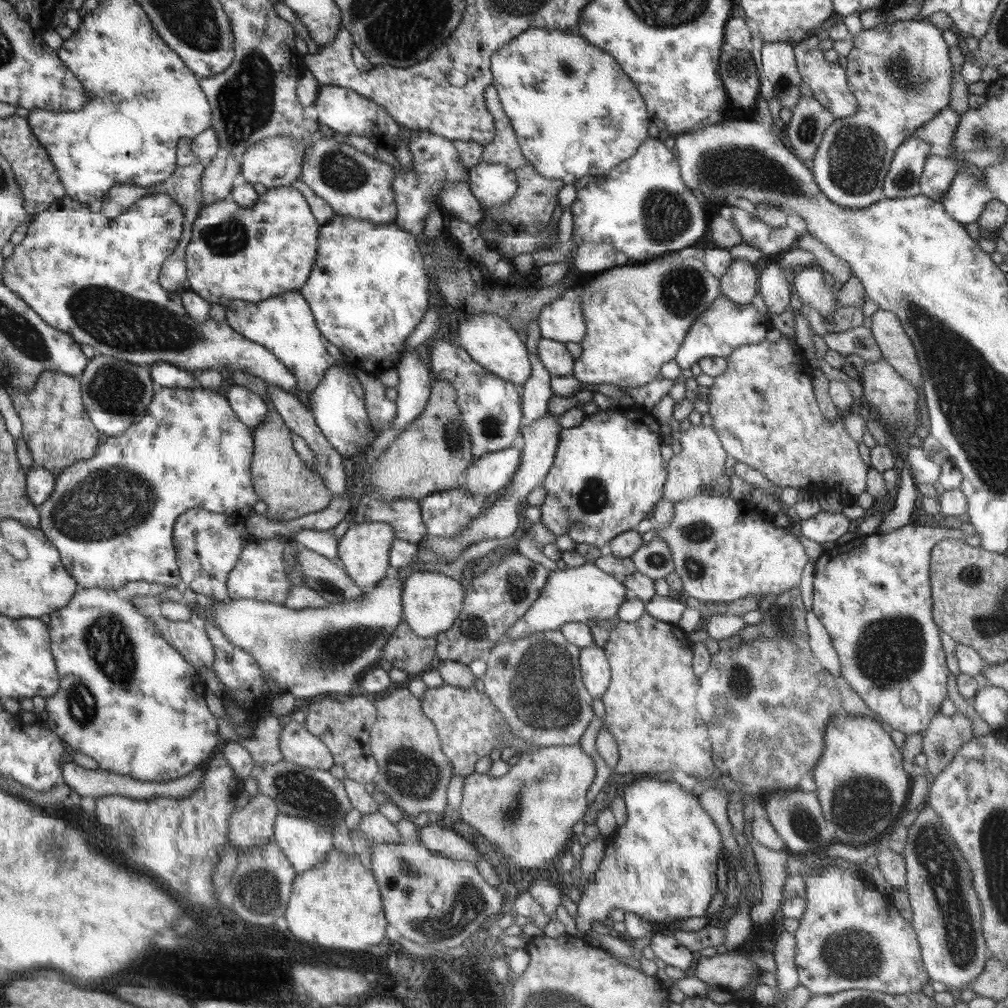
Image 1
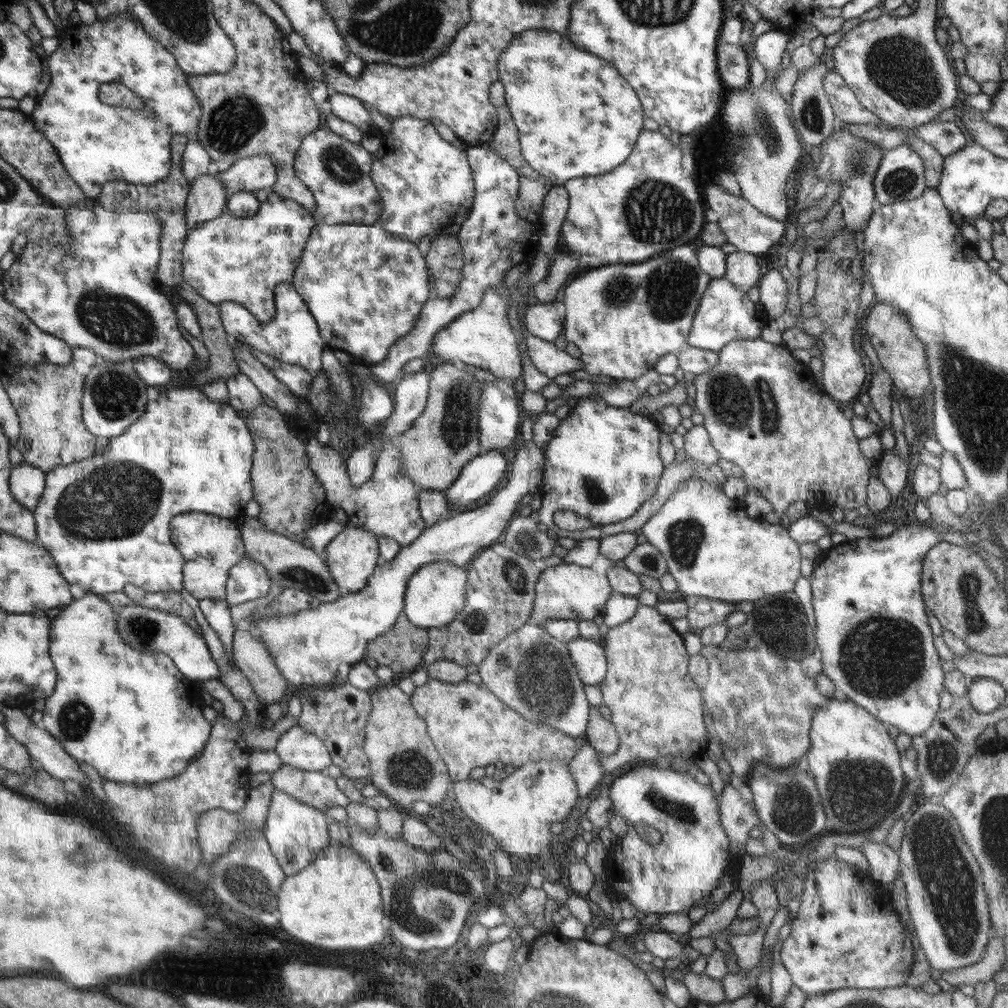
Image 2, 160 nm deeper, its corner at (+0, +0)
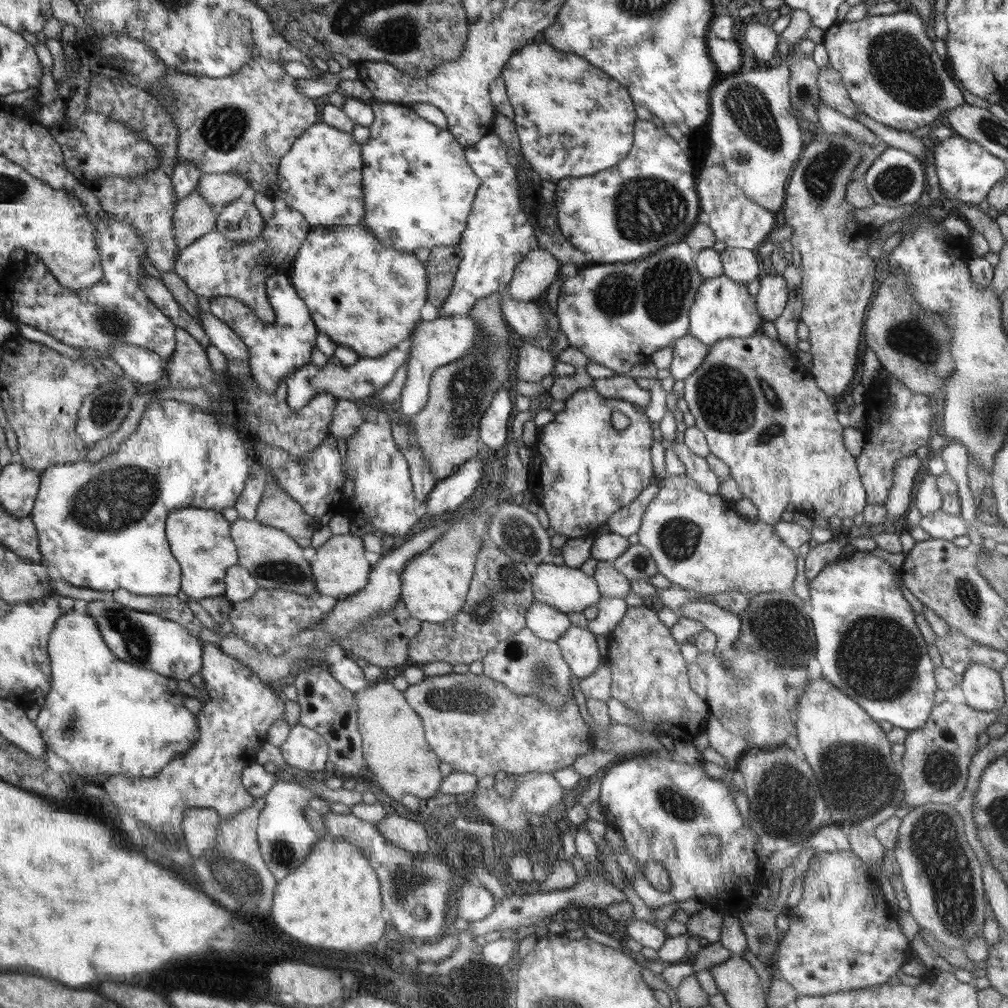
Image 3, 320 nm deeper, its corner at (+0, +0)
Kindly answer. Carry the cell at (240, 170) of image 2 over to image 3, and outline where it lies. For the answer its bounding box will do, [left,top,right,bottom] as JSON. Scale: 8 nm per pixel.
[195,174,249,207]

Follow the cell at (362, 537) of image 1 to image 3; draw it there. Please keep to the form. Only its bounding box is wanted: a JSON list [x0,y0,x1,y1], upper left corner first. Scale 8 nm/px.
[310,532,373,600]

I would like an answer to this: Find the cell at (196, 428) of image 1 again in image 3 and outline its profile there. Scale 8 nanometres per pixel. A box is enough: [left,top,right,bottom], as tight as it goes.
[29,398,253,597]

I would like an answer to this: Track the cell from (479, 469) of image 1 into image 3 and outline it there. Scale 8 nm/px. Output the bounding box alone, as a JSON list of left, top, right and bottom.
[423,457,484,517]

